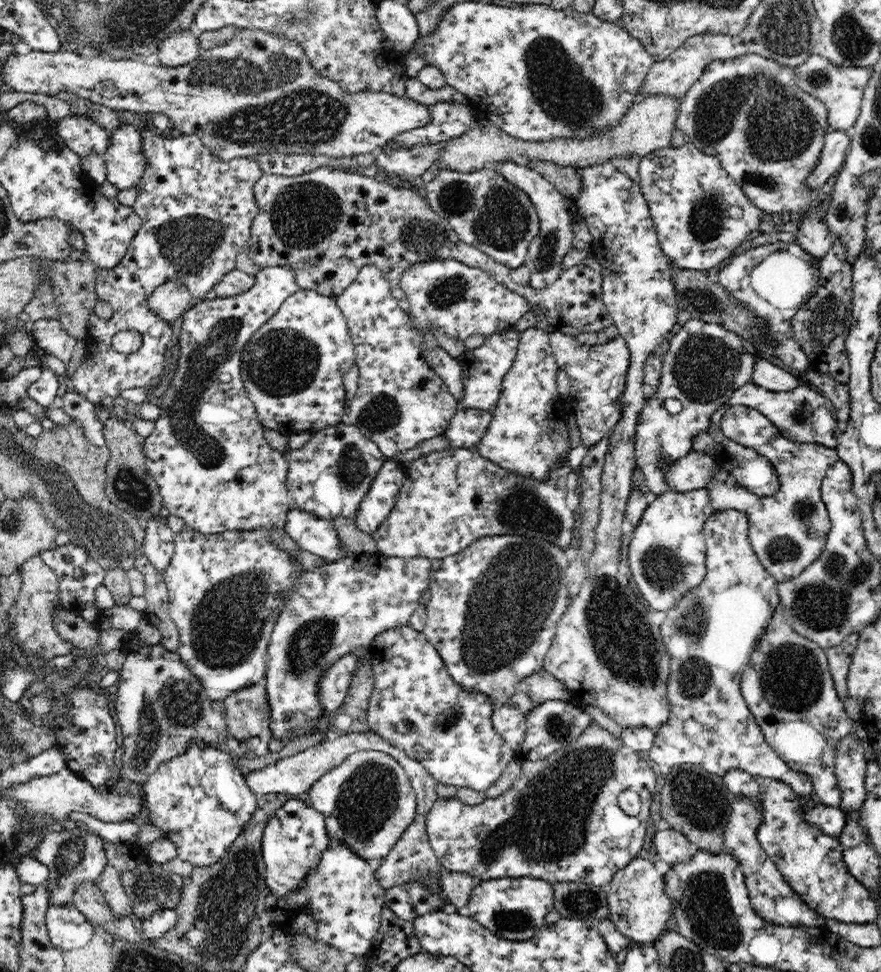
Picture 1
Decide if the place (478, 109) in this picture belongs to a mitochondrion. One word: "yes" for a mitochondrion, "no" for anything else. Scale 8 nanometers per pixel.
no

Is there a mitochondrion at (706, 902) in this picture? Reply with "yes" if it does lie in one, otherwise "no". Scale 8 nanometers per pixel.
yes

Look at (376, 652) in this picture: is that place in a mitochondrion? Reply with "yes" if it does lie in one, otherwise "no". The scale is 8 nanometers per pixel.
no

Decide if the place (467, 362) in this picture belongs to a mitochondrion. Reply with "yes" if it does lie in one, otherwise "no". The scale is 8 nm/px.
no

